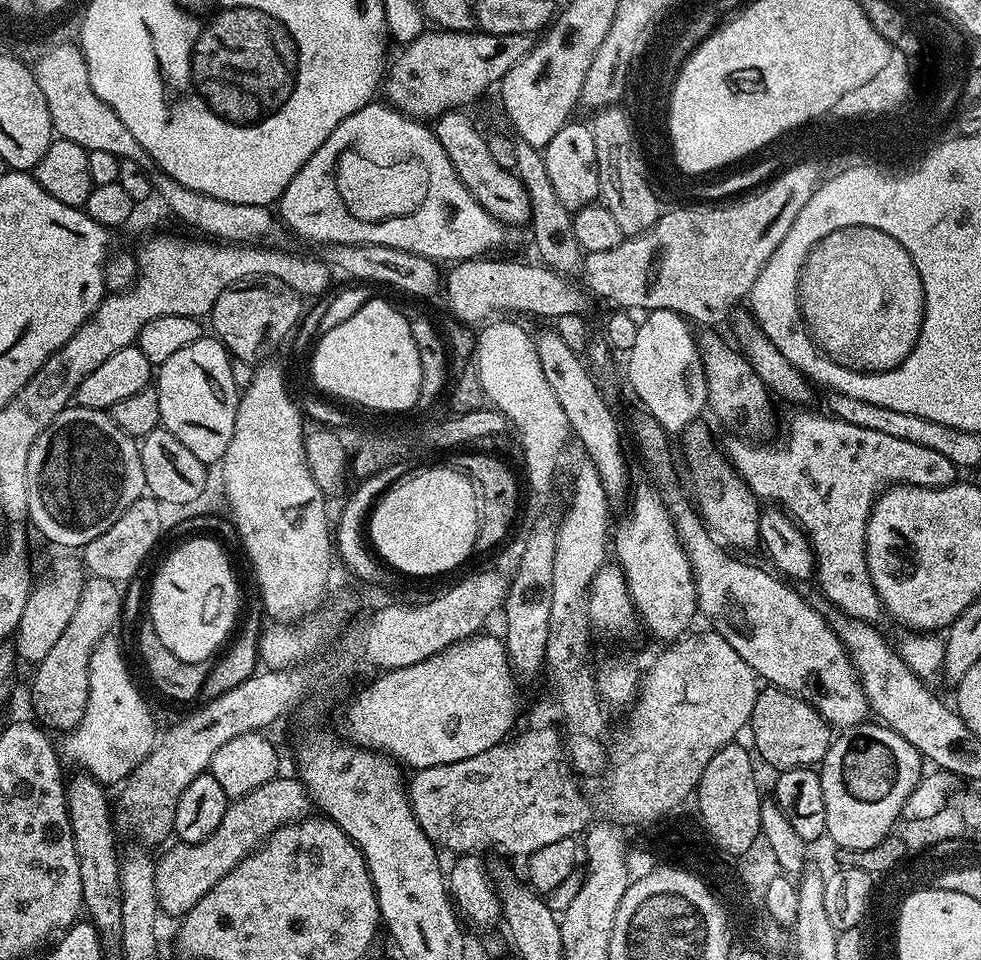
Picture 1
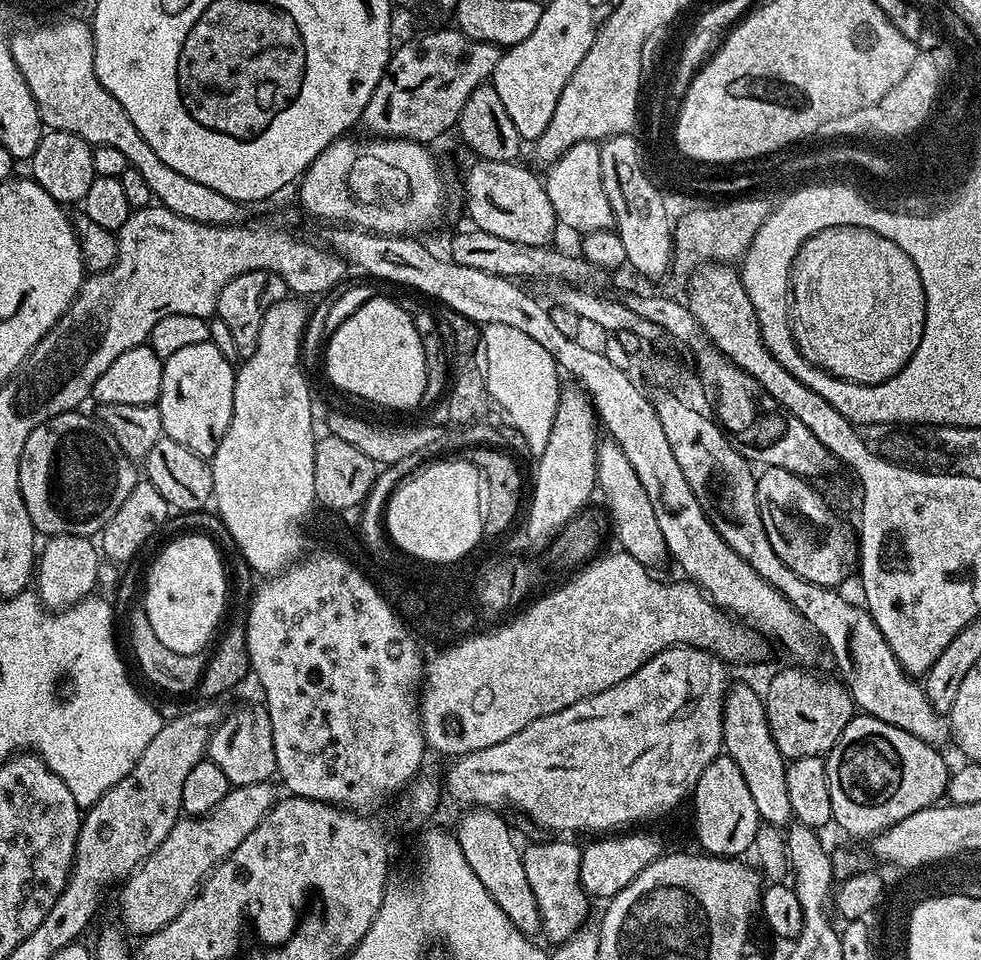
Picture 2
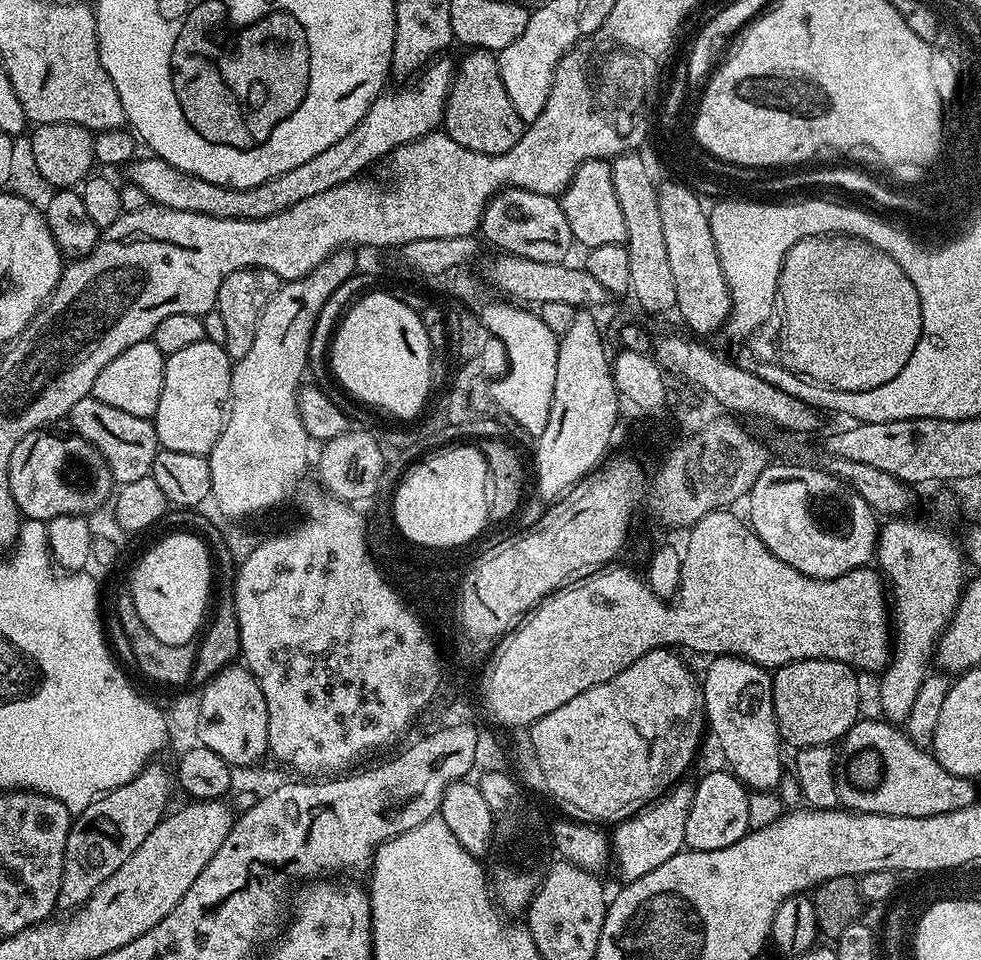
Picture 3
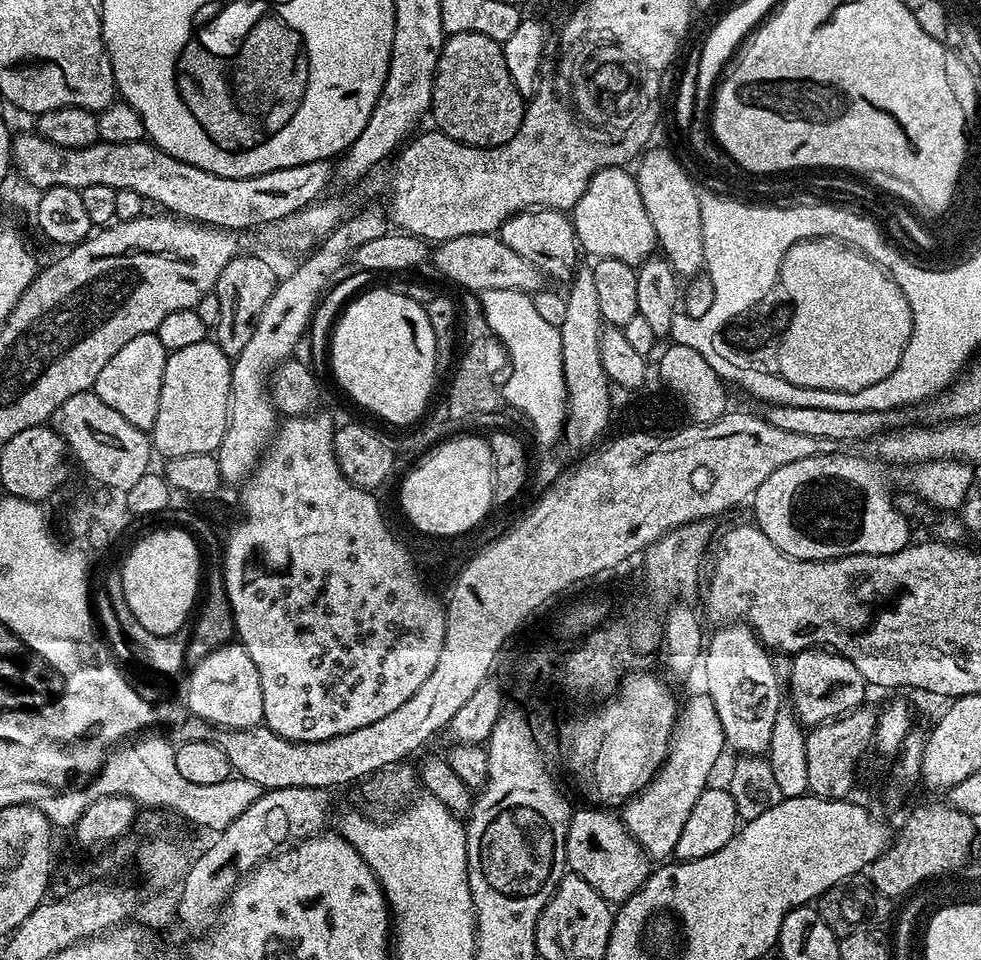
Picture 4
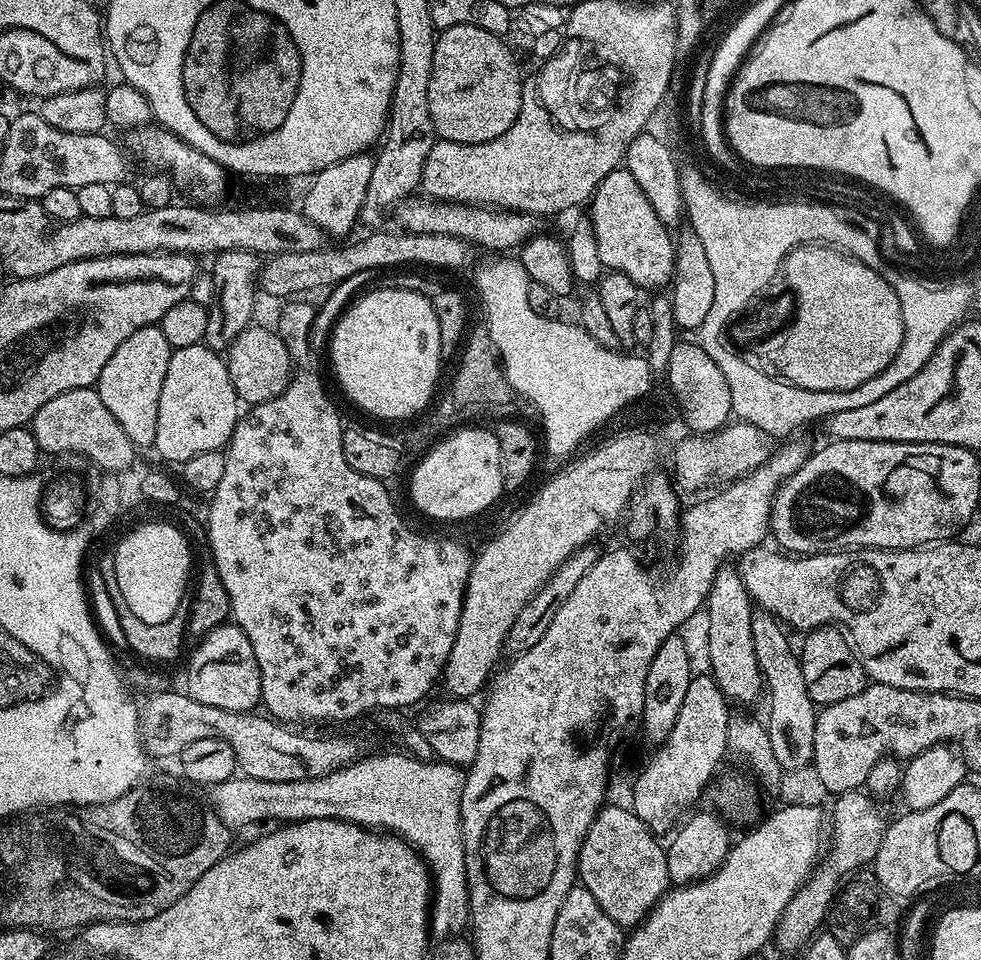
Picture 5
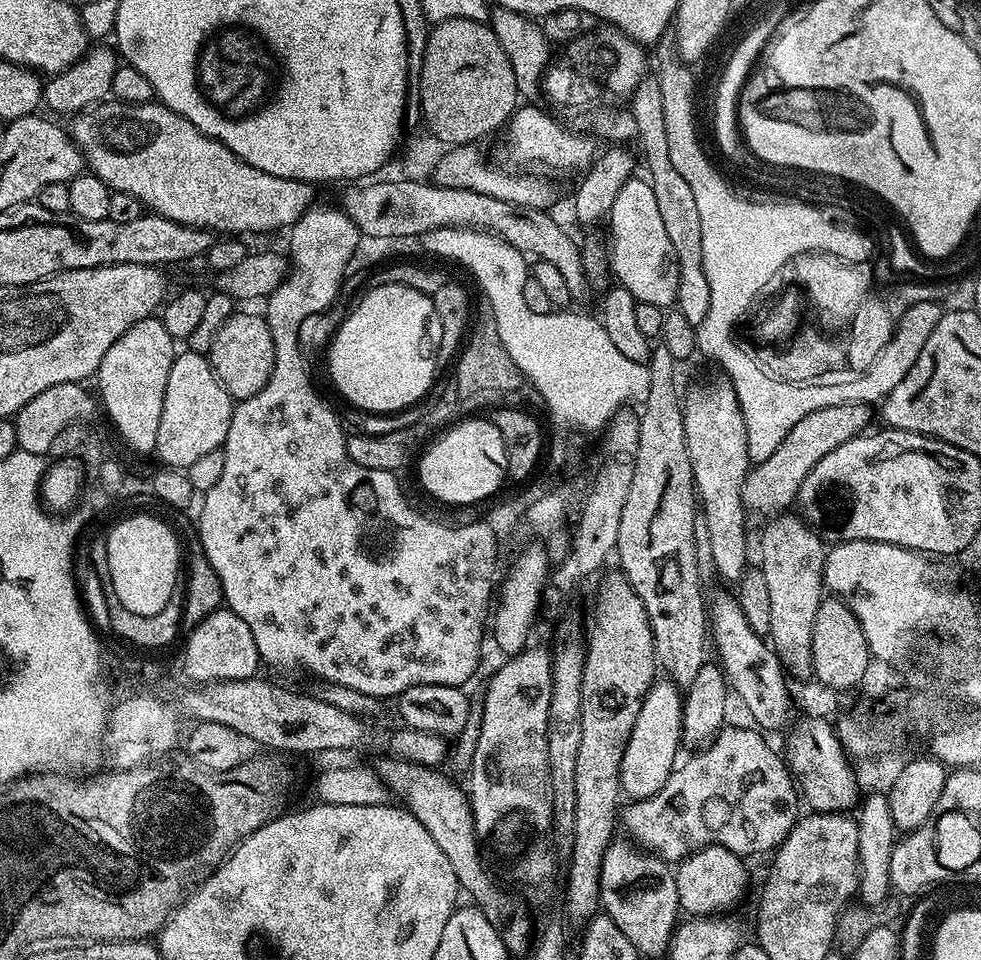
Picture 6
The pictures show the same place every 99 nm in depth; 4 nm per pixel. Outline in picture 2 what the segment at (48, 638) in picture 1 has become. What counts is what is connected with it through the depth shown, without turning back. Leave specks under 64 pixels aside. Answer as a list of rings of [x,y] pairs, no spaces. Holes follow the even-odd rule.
[[[78,534],[47,537],[39,549],[34,569],[34,591],[39,596],[40,603],[49,610],[63,610],[93,595],[101,562],[101,553],[89,537]]]

